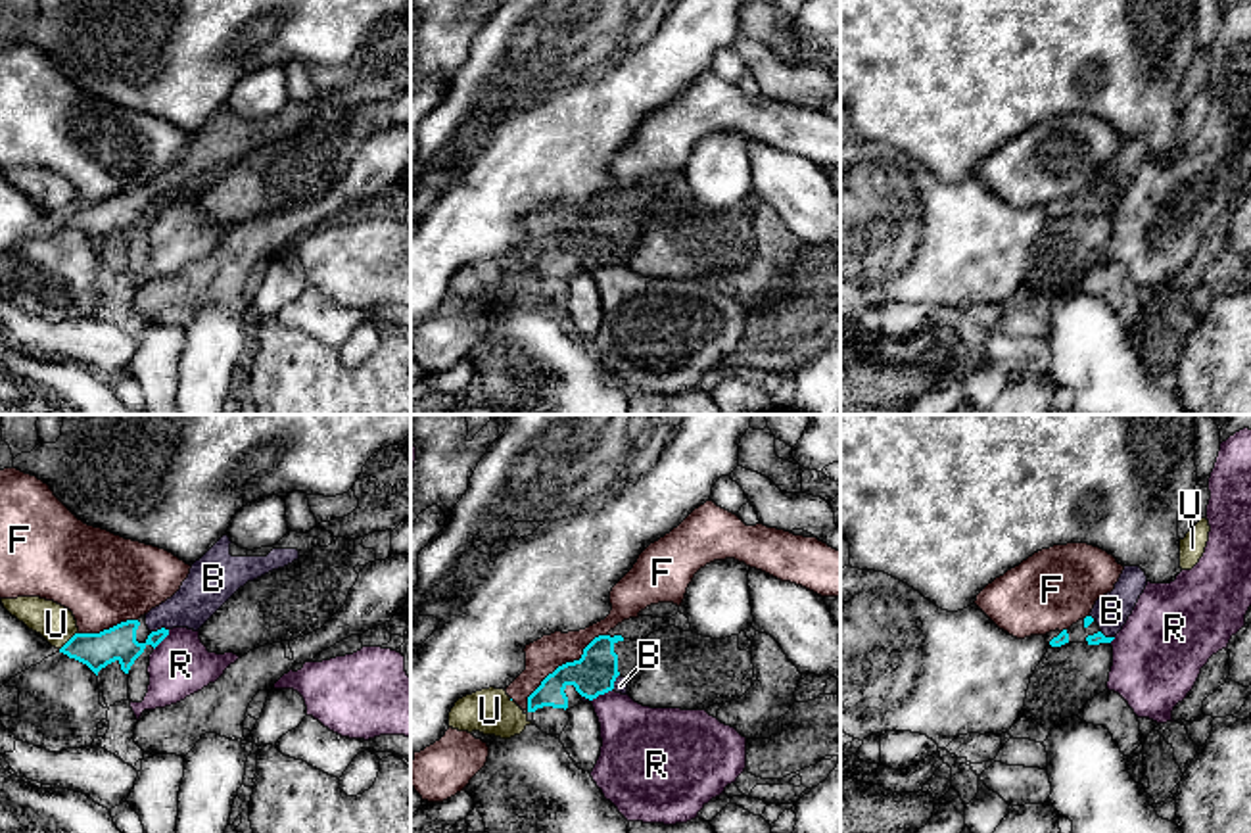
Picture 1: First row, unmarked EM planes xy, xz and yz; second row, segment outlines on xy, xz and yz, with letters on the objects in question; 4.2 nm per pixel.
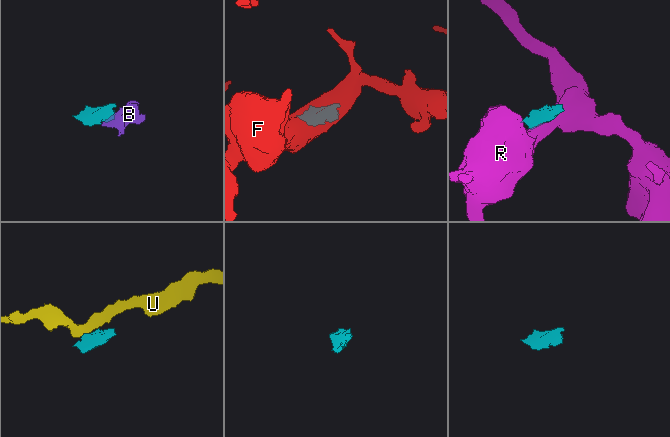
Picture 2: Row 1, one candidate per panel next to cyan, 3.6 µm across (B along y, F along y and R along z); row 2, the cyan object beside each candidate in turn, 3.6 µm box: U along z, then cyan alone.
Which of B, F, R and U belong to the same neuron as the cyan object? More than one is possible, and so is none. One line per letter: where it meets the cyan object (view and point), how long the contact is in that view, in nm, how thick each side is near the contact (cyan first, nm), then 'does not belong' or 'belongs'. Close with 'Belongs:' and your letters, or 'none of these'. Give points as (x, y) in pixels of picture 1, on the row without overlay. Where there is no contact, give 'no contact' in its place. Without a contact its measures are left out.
B: contact xy (162, 198); length 70 nm; calibres 140 and 190 nm; belongs
F: contact xz (563, 235); length 460 nm; calibres 180 and 150 nm; does not belong
R: contact xz (601, 263); length 110 nm; calibres 180 and 300 nm; does not belong
U: contact xy (68, 212); length 110 nm; calibres 150 and 160 nm; does not belong
Belongs: B

